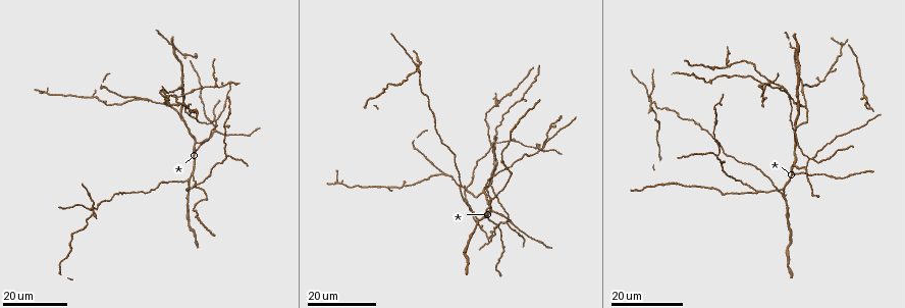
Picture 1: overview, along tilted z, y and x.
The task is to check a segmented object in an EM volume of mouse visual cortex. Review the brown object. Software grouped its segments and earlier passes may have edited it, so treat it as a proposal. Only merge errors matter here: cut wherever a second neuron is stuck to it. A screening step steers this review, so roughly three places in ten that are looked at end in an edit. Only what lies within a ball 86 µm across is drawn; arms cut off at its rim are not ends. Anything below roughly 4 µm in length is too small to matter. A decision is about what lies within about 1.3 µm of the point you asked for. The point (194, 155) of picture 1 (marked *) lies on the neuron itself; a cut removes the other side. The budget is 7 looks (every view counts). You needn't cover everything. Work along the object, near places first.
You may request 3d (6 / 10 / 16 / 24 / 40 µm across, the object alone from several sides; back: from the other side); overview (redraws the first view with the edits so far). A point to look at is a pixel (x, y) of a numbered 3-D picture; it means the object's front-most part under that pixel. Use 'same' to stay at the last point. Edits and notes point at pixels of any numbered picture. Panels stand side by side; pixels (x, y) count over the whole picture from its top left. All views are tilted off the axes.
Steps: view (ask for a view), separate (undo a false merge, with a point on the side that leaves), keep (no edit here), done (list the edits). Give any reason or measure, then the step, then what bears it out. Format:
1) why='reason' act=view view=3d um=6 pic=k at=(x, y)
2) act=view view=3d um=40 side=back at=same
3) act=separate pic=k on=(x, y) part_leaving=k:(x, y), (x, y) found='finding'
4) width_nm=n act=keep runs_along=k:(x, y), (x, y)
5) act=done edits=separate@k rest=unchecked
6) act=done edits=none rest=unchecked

why='arms run side by side' act=view view=3d um=24 pic=1 at=(479, 219)

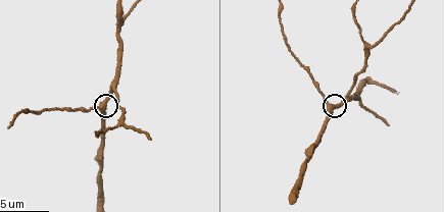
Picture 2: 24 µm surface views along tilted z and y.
act=view view=3d um=6 pic=2 at=(101, 107)

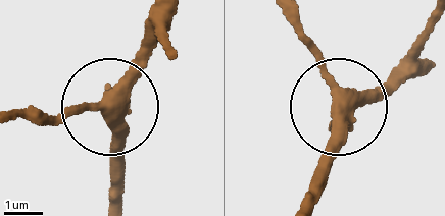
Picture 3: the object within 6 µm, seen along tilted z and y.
arms=5 act=keep runs_along=3:(158, 16), (139, 79), (111, 114), (121, 171) found='continuous, no second neuron'

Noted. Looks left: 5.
why='three-way junction' act=view view=3d um=24 pic=1 at=(795, 125)

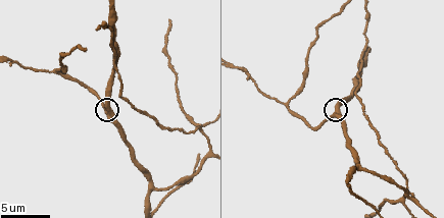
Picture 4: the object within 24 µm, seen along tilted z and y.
act=view view=3d um=6 at=same

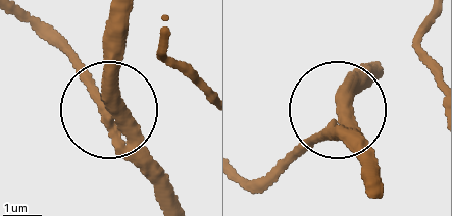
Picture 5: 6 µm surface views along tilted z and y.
width_nm=330 act=keep runs_along=5:(381, 190), (375, 157), (343, 108), (360, 65) found='one neuron here'

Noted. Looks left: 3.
why='three arms meet' act=view view=3d um=6 pic=4 at=(286, 104)

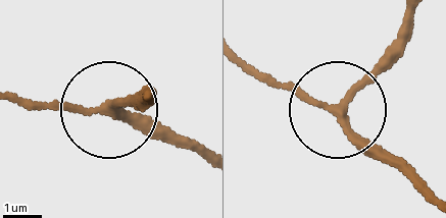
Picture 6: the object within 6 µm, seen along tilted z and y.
why='from behind' act=view view=3d um=6 side=back pic=6 at=(111, 106)

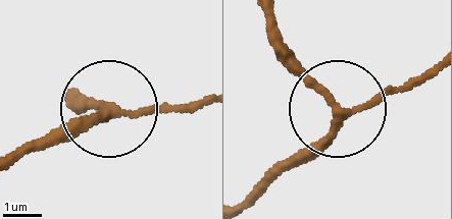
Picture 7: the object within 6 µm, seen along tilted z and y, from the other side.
act=keep runs_along=7:(13, 159), (107, 114), (204, 104) found='continuous, no second neuron'

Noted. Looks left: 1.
act=done edits=none rest=unchecked

